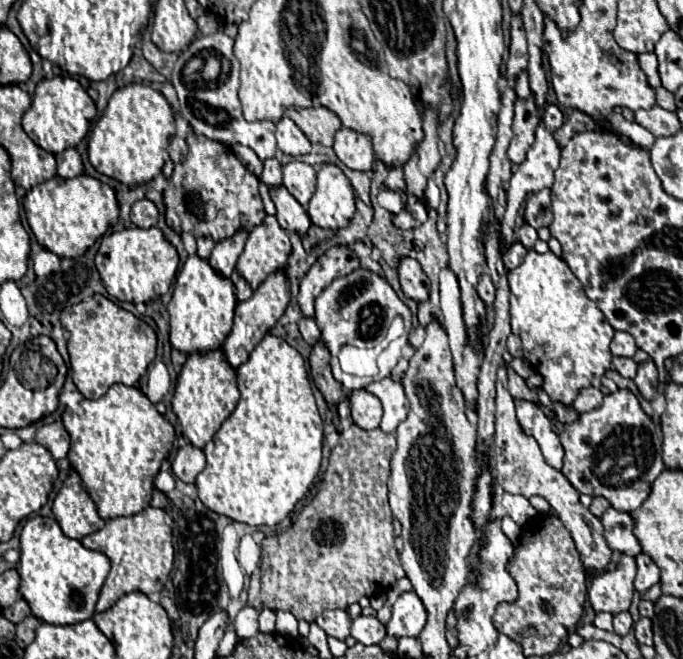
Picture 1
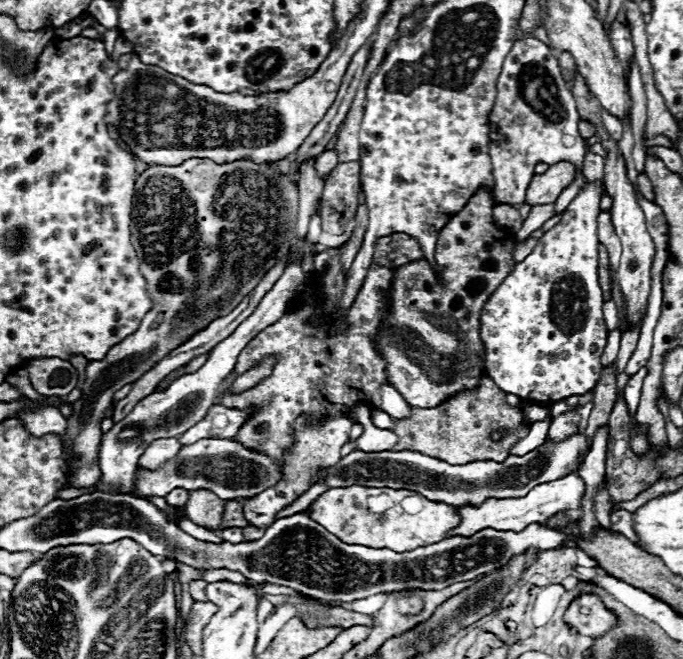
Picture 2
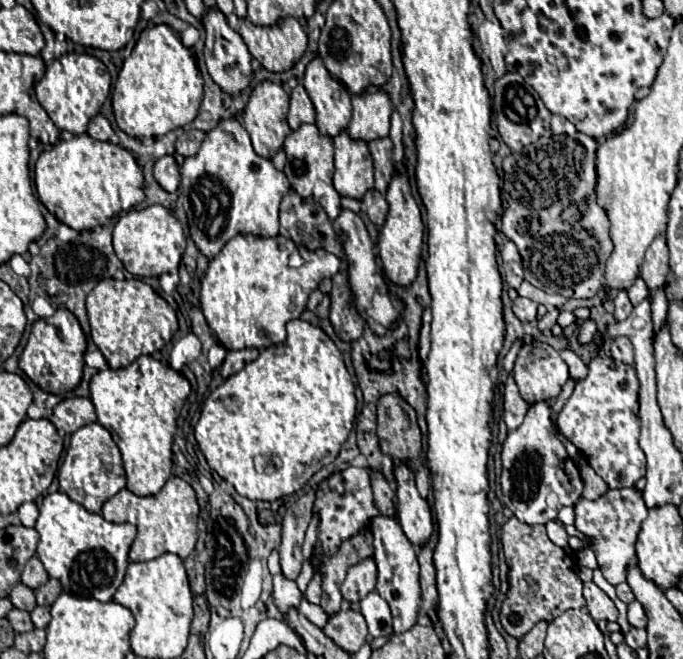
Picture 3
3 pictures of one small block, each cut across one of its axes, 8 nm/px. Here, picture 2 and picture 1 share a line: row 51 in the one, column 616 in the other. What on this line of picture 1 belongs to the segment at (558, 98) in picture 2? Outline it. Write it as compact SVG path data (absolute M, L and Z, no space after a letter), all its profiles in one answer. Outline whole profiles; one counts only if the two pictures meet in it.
M614 508L606 510L606 542L614 552L624 552L630 556L638 556L642 552L638 540L632 534L634 520L626 512L618 512Z

